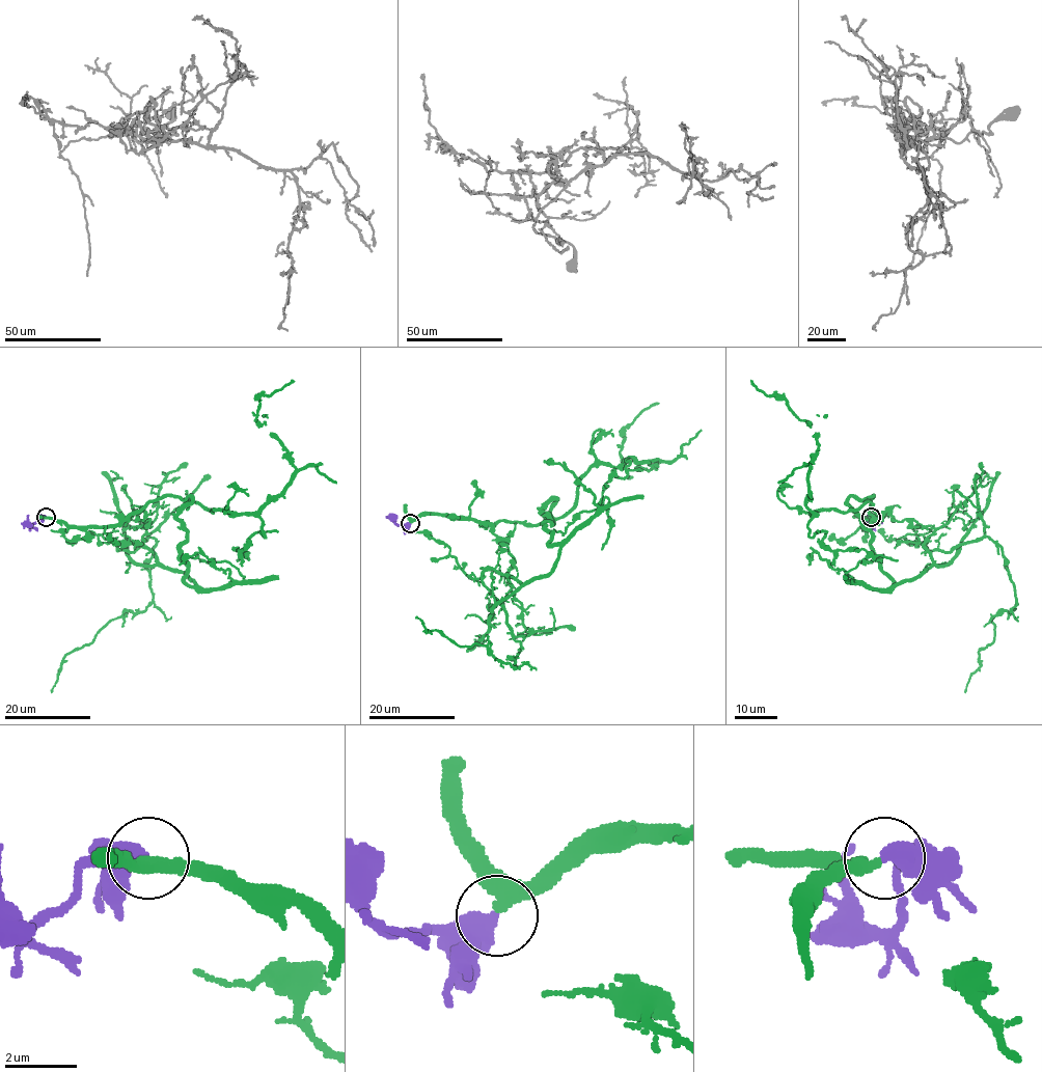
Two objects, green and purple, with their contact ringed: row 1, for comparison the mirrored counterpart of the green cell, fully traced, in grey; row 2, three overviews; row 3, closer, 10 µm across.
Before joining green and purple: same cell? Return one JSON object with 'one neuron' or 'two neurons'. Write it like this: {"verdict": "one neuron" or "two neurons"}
{"verdict": "one neuron"}

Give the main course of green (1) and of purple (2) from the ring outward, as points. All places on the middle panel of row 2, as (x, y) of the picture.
1: (410, 523), (538, 525), (556, 499), (542, 511), (560, 550), (524, 583), (483, 572), (517, 667), (415, 616)
2: (410, 523), (396, 524), (393, 520)

